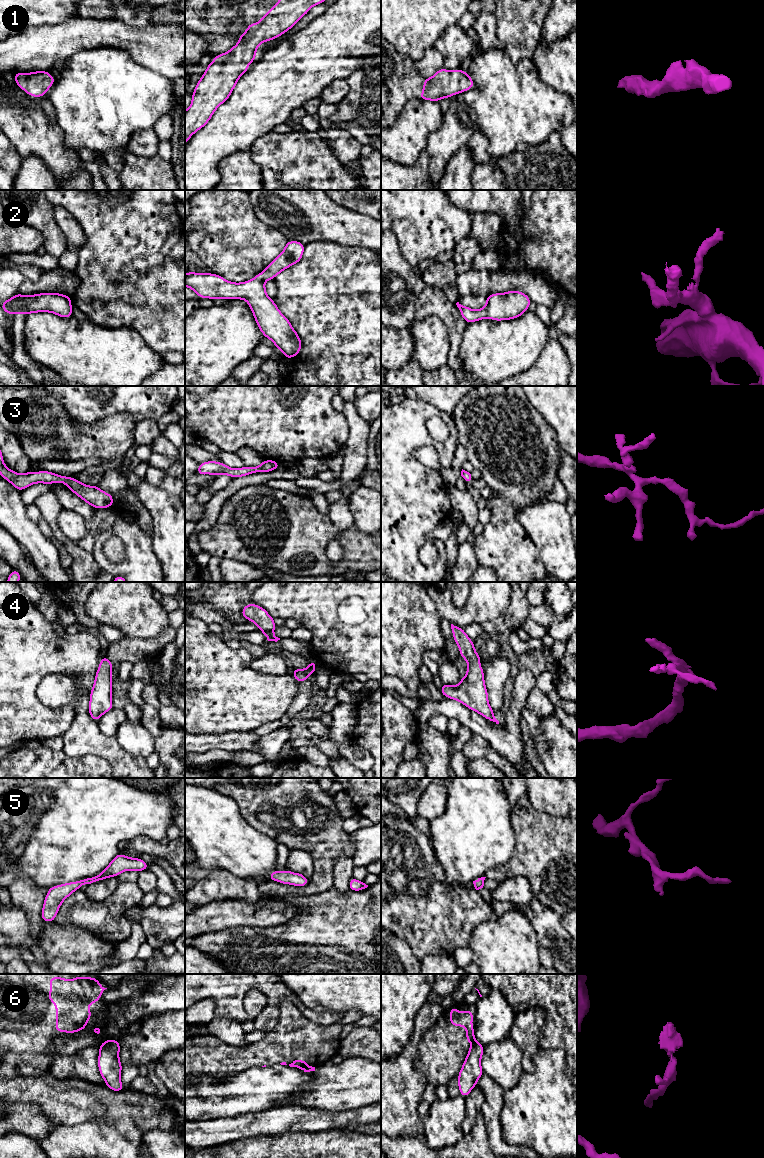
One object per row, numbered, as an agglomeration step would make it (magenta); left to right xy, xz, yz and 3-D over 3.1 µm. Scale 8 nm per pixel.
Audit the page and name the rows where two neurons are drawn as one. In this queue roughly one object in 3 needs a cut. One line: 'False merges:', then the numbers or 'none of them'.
False merges: 6

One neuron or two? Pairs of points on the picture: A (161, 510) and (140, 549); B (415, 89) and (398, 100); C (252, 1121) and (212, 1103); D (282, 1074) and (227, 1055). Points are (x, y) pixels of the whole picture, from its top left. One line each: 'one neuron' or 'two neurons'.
A: two neurons
B: one neuron
C: two neurons
D: two neurons

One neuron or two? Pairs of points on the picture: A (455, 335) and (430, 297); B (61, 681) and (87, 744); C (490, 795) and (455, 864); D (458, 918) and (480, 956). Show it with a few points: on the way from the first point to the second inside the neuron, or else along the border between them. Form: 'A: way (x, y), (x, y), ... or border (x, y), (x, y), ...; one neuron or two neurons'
A: way (455, 326), (453, 320), (439, 306); one neuron
B: way (75, 697), (81, 703), (83, 728); one neuron
C: way (478, 812), (475, 833), (468, 840), (466, 847); one neuron
D: border (485, 921), (474, 928), (468, 945); two neurons

